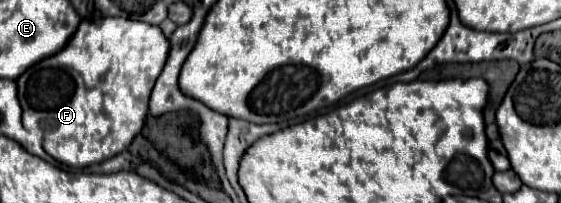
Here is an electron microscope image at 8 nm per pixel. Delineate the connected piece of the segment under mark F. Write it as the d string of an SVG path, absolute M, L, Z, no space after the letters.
M121 17L82 19L65 48L33 64L17 78L19 104L23 106L23 126L41 136L43 150L47 150L51 158L71 168L85 168L121 154L143 128L149 96L165 66L167 52L169 42L159 26Z

